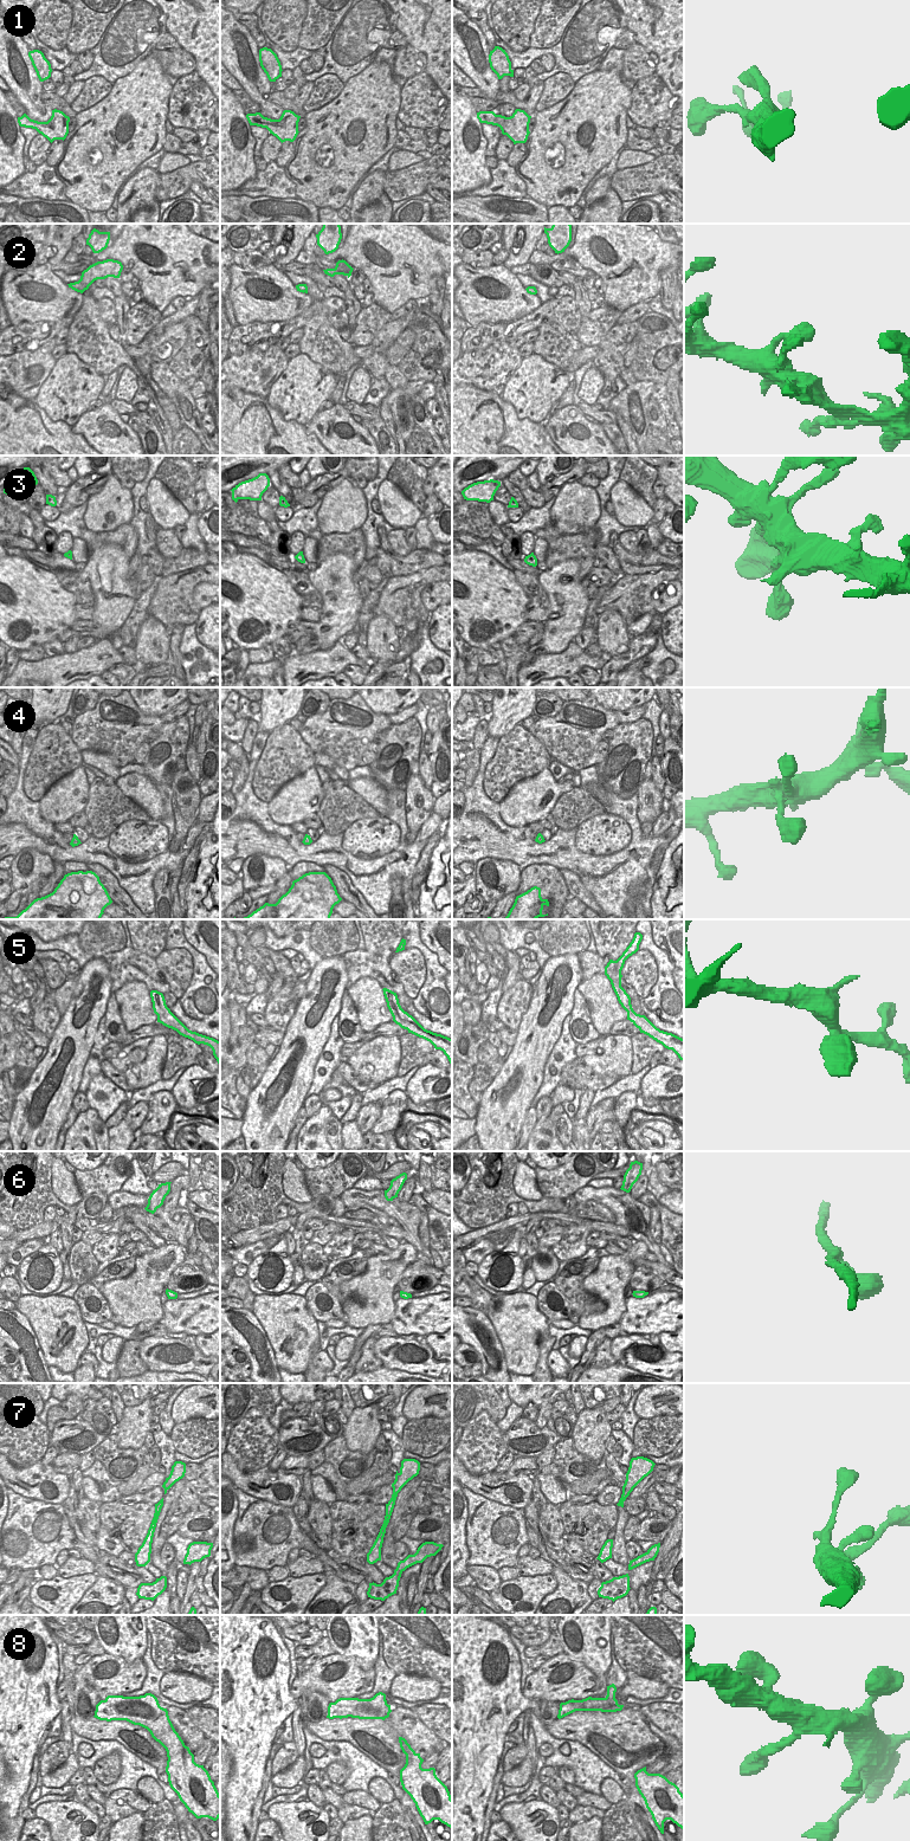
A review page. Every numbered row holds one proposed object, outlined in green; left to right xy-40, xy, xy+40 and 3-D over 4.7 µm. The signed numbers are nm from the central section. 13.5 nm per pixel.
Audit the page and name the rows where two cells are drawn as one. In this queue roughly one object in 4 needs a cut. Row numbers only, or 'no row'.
no row

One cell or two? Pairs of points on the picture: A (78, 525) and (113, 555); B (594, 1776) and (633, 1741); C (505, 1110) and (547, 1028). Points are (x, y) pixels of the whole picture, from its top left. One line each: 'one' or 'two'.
A: two
B: two
C: one

